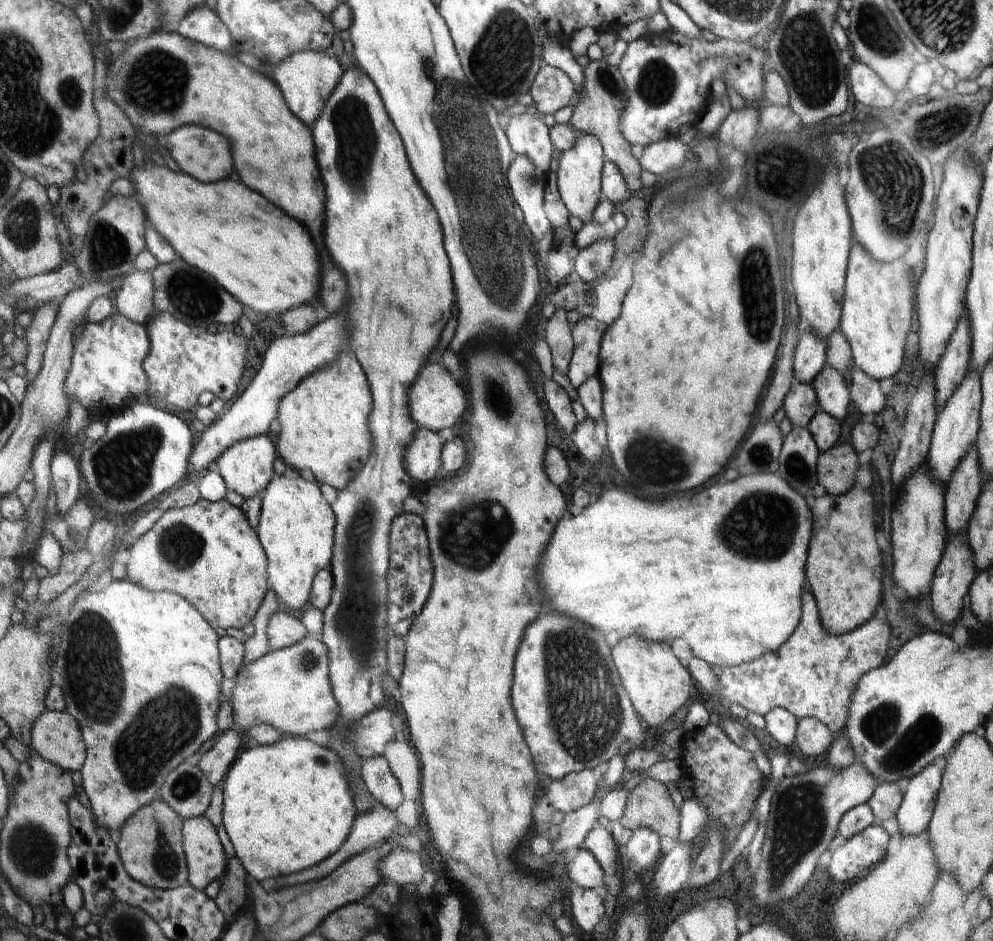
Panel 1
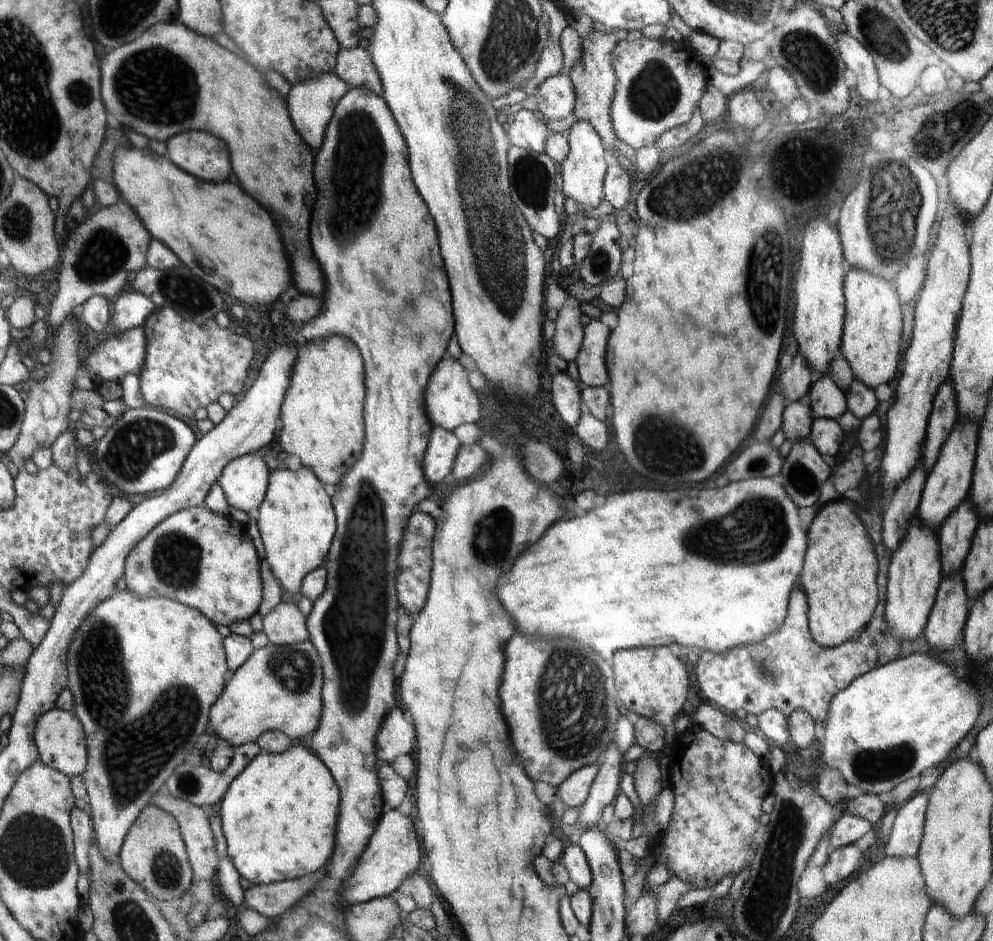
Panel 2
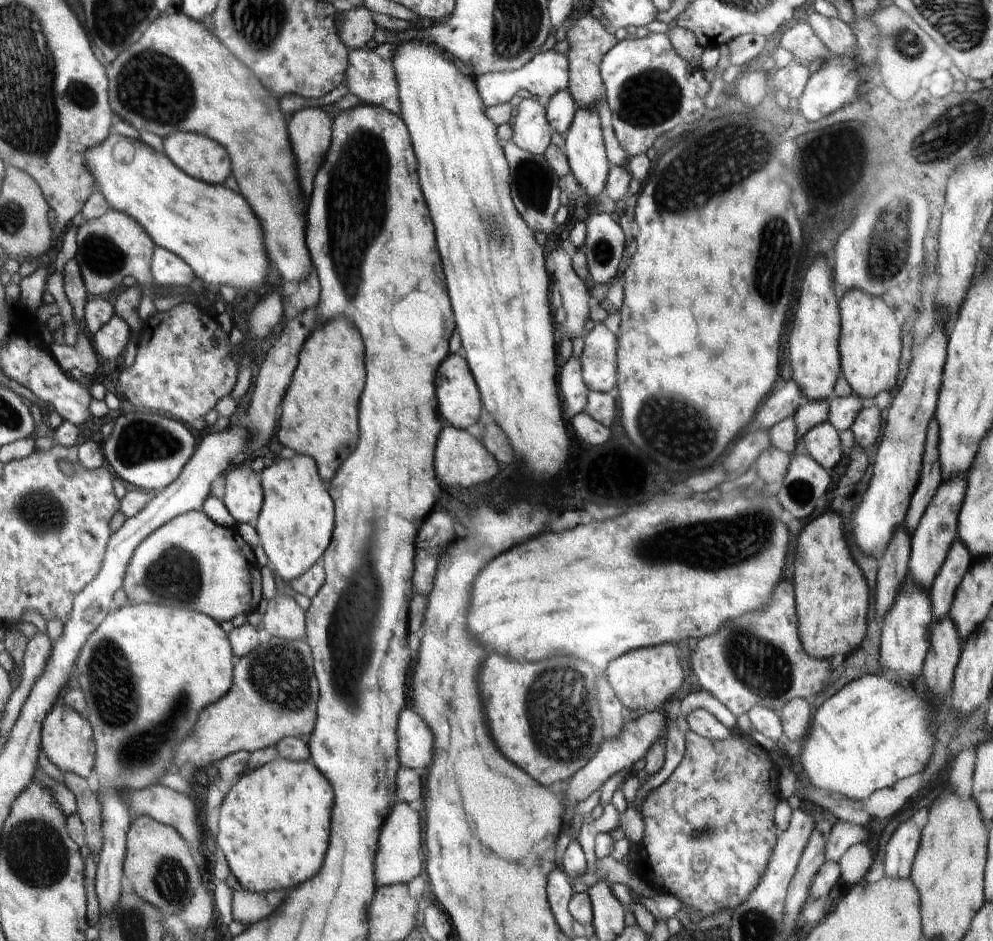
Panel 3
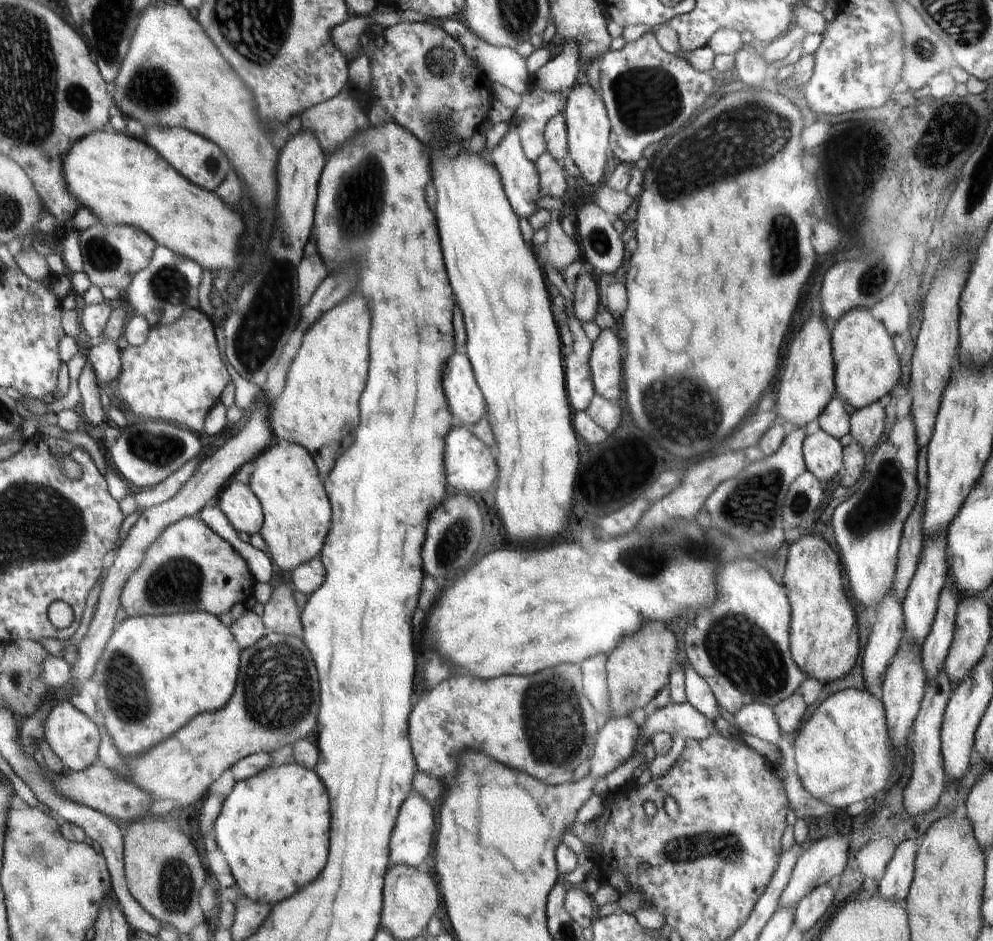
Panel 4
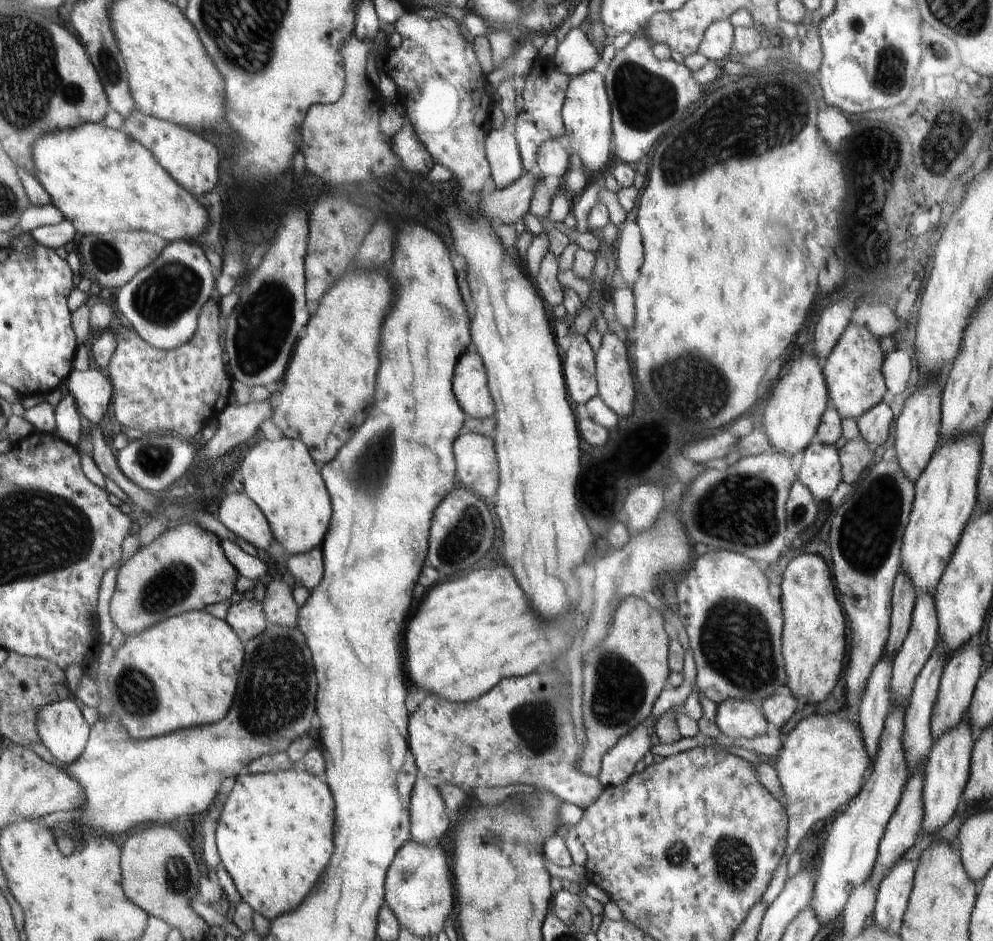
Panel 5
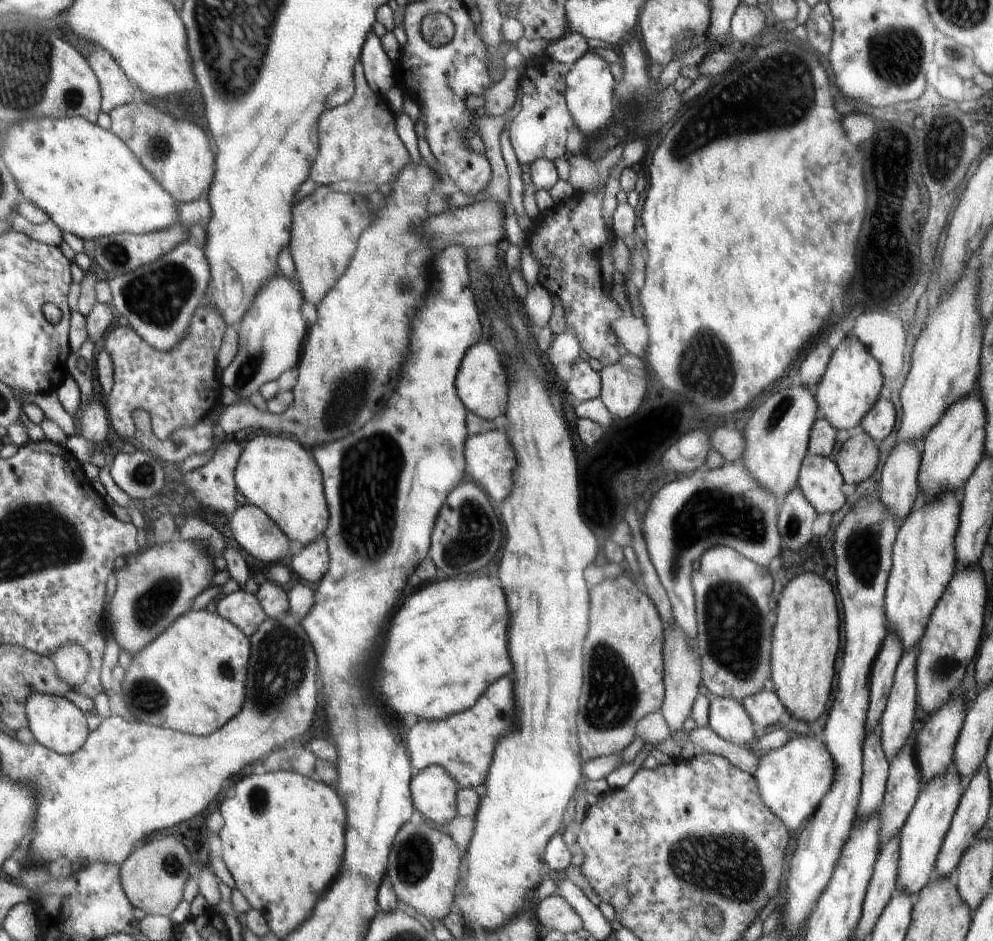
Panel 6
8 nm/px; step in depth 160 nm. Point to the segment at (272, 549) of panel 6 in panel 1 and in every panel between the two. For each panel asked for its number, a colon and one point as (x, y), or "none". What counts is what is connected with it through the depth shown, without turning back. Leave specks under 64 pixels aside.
1: (246, 467)
2: (244, 481)
3: (243, 494)
4: (238, 502)
5: (238, 513)

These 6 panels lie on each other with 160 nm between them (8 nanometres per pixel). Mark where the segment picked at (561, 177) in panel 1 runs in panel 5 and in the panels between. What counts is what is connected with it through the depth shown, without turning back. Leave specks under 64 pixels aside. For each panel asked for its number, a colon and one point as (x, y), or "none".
2: (583, 170)
3: (584, 146)
4: (586, 117)
5: (586, 115)

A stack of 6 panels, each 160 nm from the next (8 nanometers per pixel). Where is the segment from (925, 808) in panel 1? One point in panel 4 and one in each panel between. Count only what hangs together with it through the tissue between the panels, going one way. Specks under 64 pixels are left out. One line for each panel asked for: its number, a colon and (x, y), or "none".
2: (905, 838)
3: (902, 847)
4: (894, 886)

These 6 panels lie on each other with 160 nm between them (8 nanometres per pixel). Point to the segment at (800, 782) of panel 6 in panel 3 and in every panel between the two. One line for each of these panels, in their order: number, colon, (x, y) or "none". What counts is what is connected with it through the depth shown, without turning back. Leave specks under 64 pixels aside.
3: (870, 734)
4: (842, 753)
5: (820, 767)

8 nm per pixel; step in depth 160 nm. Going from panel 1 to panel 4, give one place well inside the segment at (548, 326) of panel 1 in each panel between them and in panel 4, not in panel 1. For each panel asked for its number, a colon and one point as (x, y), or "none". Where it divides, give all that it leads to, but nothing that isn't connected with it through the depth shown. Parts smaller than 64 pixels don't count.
2: (567, 341)
3: (576, 298)
4: (563, 250)

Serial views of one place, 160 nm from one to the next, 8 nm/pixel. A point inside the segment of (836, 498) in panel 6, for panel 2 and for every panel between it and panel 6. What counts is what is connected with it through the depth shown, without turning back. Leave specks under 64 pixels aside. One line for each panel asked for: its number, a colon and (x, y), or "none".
2: (826, 435)
3: (821, 443)
4: (823, 454)
5: (820, 467)

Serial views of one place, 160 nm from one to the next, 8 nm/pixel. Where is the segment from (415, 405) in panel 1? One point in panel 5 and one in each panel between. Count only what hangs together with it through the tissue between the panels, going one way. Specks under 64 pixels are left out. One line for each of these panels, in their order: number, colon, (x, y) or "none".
2: (452, 401)
3: (460, 403)
4: (464, 396)
5: (471, 383)

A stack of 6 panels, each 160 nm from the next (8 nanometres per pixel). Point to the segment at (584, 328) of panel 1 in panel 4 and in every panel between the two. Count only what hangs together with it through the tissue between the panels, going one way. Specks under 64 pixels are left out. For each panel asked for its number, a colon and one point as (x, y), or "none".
2: (590, 361)
3: (598, 361)
4: (606, 363)

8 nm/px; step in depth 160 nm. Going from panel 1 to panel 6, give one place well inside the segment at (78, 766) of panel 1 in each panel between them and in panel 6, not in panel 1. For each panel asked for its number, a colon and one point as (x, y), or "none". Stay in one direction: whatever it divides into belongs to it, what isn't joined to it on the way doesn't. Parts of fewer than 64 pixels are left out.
2: (60, 736)
3: (68, 740)
4: (74, 737)
5: (61, 728)
6: (55, 722)

